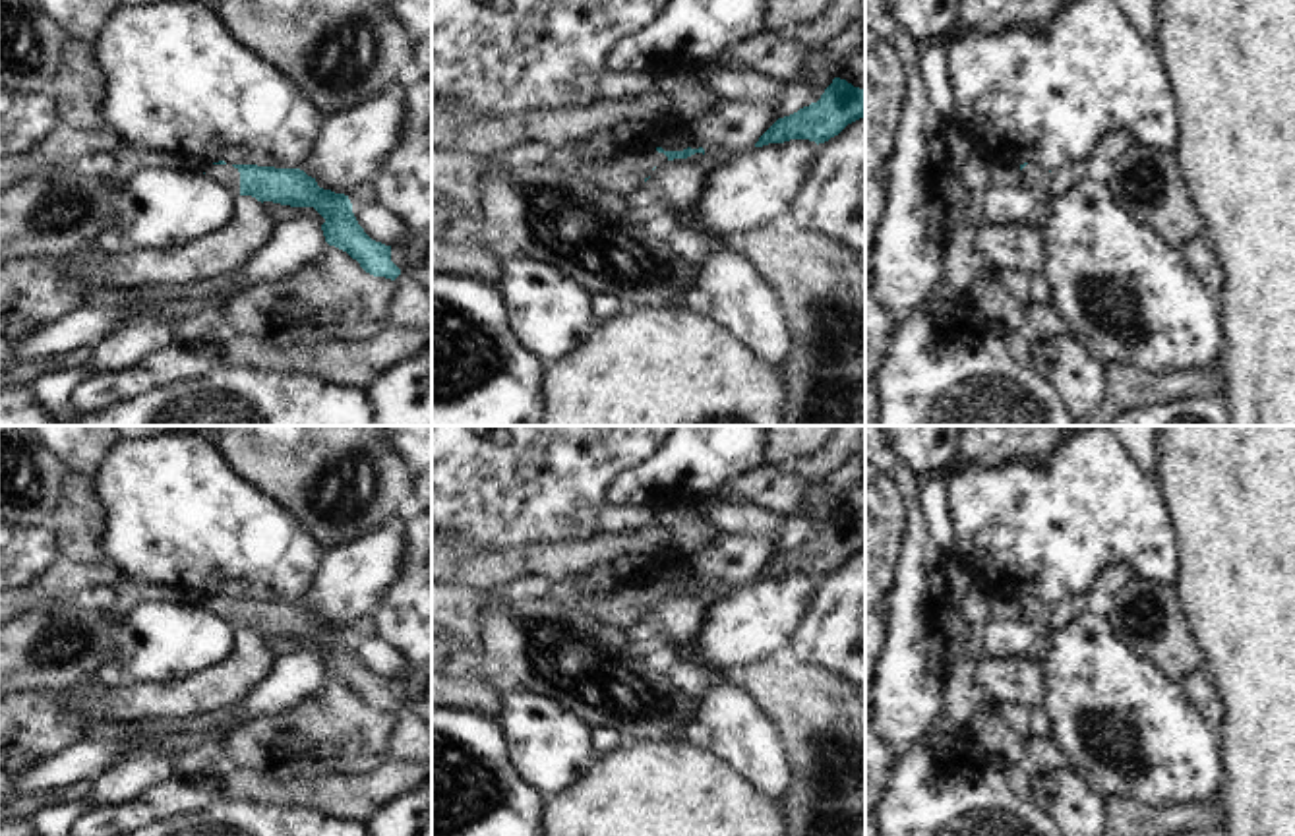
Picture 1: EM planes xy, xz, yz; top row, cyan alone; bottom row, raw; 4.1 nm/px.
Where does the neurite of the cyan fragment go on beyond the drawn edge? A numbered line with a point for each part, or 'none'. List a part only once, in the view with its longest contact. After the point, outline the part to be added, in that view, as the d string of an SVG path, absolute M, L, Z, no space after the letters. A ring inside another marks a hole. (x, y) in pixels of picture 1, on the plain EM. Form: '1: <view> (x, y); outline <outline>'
1: xy (227, 608); outline M182 592L182 602L205 606L221 615L236 633L240 631L240 606L232 598L201 598L196 592Z

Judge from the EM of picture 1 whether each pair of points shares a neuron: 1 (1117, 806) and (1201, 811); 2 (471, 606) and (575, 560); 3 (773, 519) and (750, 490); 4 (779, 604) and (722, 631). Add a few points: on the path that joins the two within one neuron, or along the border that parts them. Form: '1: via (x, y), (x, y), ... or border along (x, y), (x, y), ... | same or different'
1: via (1139, 815), (1179, 815) | same
2: border along (453, 585), (498, 589) | different
3: border along (719, 496), (773, 507), (786, 517) | different
4: via (765, 614), (736, 631) | same

